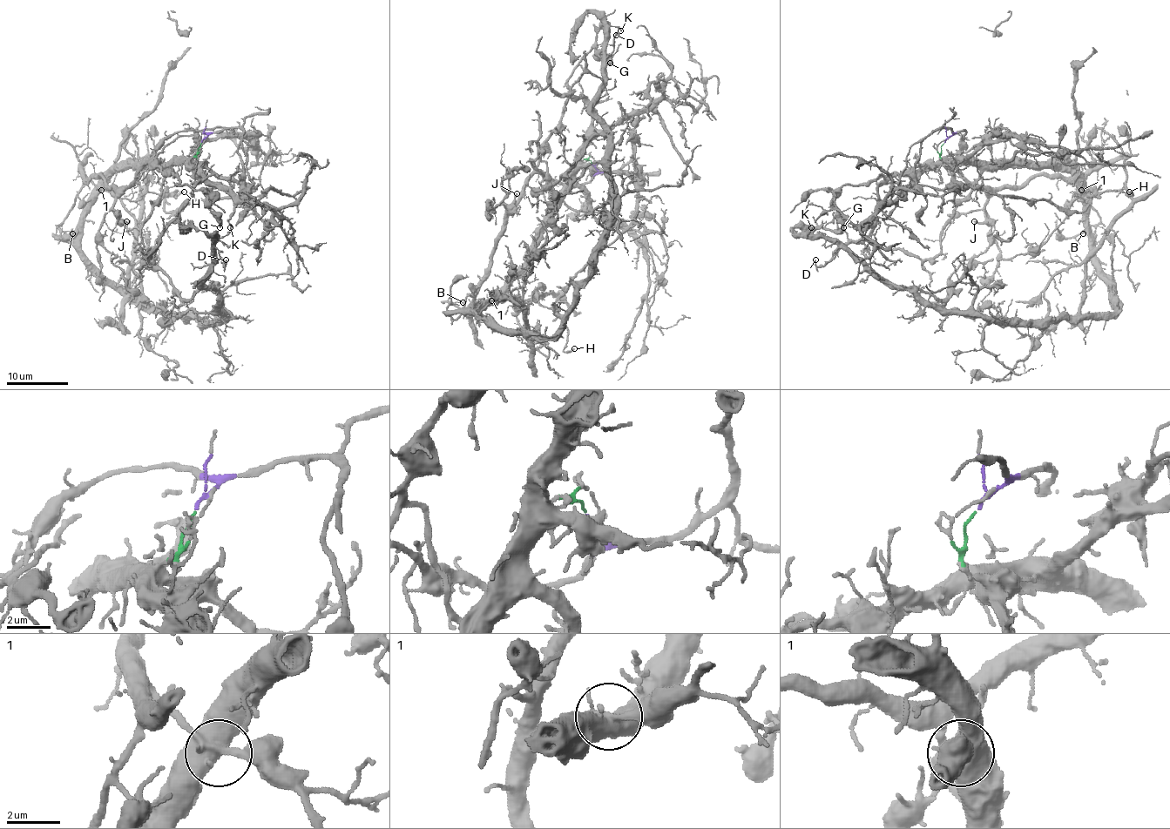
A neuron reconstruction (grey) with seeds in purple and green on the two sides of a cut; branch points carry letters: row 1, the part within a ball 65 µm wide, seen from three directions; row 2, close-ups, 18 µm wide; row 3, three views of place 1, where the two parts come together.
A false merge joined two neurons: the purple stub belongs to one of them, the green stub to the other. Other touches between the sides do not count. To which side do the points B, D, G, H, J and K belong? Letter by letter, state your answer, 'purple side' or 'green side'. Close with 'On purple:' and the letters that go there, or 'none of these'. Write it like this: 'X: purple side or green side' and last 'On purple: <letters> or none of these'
B: purple side
D: green side
G: purple side
H: green side
J: purple side
K: green side
On purple: B, G, J

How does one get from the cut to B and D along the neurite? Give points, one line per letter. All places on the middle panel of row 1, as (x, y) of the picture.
B: (591, 165), (589, 181), (565, 185), (535, 173), (509, 213), (490, 272), (452, 319), (448, 306), (463, 302)
D: (591, 163), (517, 278), (471, 308), (551, 337), (587, 278), (612, 209), (593, 102), (616, 34)

